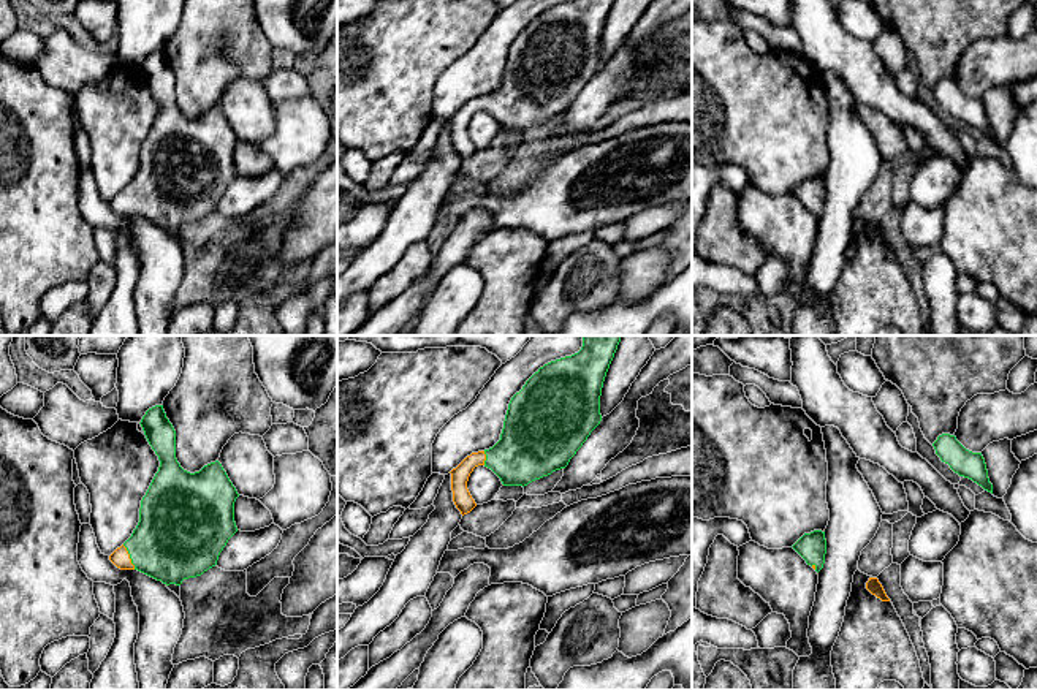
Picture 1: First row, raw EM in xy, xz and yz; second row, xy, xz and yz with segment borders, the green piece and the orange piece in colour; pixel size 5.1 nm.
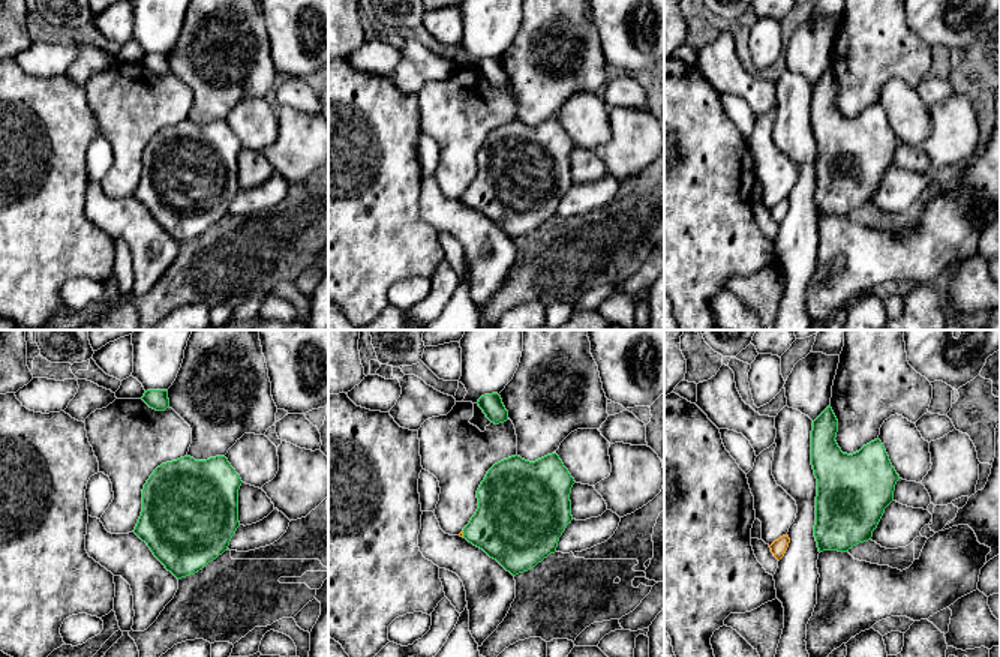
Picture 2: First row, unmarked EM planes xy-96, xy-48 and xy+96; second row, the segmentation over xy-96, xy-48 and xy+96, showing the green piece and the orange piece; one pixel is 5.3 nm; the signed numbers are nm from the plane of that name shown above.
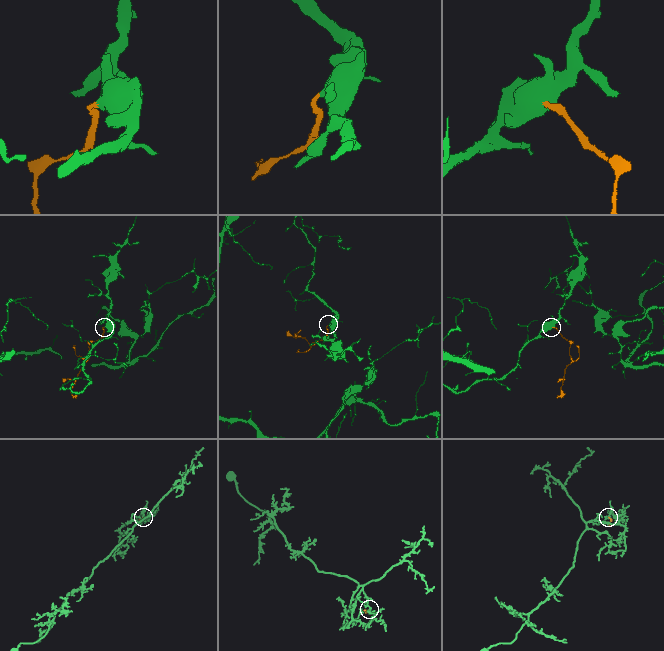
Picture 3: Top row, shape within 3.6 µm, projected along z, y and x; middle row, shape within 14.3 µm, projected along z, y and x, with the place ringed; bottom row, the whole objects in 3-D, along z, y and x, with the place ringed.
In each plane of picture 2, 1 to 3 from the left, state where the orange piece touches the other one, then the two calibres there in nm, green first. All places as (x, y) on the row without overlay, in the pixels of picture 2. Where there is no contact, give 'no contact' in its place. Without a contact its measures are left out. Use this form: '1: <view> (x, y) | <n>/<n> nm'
1: no contact
2: xy-48 (464, 198) | 380/20 nm
3: no contact

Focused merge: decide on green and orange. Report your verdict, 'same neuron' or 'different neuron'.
same neuron

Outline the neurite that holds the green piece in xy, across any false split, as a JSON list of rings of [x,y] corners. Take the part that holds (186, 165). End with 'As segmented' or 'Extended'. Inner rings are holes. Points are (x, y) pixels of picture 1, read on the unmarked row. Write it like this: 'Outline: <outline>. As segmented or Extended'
Outline: [[[163,51],[149,54],[139,70],[160,112],[141,146],[136,174],[109,206],[120,215],[138,215],[166,231],[180,231],[184,225],[201,222],[217,210],[220,198],[237,177],[234,147],[239,139],[218,106],[195,119],[180,112],[176,104],[176,76]]]. Extended

